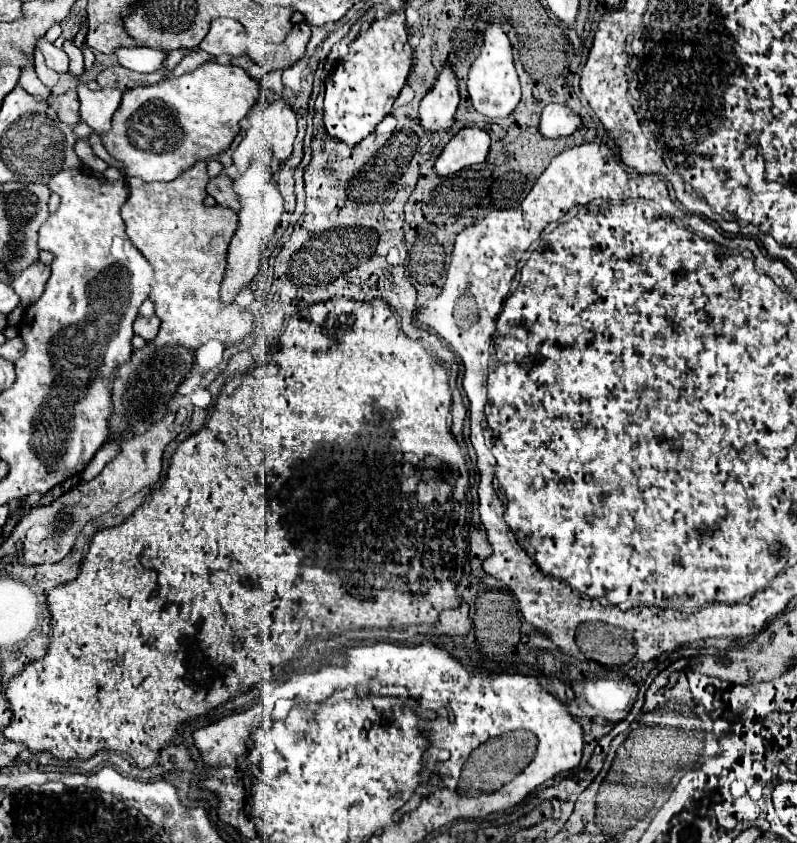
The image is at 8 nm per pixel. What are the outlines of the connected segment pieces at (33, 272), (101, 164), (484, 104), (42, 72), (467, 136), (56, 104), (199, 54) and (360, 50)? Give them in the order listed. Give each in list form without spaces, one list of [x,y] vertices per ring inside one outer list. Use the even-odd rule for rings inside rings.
[[[37,261],[35,265],[29,265],[23,273],[19,273],[15,277],[13,289],[21,297],[21,305],[23,307],[33,305],[41,297],[41,291],[45,289],[45,283],[47,283],[49,275],[51,275],[51,267],[43,265],[41,261]]]
[[[77,139],[77,143],[75,143],[75,153],[77,153],[77,157],[79,157],[89,169],[93,169],[93,171],[97,171],[97,173],[103,173],[103,171],[105,171],[107,163],[93,153],[93,149],[91,149],[89,143]]]
[[[491,23],[489,29],[483,33],[481,55],[471,65],[467,85],[469,85],[471,103],[481,115],[485,115],[489,119],[505,119],[515,111],[515,107],[521,99],[521,85],[519,85],[517,71],[513,67],[511,43],[509,43],[507,35],[503,33],[501,25]]]
[[[35,51],[35,73],[37,73],[37,77],[41,79],[41,83],[47,85],[49,89],[51,89],[51,87],[57,83],[57,79],[59,79],[59,75],[45,65],[45,59],[43,59],[43,53],[41,53],[41,51]]]
[[[463,127],[443,149],[435,163],[439,175],[451,175],[465,167],[483,163],[489,153],[491,137],[479,127]]]
[[[69,91],[65,95],[51,95],[49,101],[47,101],[53,109],[57,109],[57,115],[63,123],[67,125],[77,125],[81,119],[79,119],[79,101],[77,101],[77,93],[75,91]]]
[[[194,50],[193,53],[185,56],[182,61],[172,71],[173,76],[181,76],[189,71],[195,70],[204,63],[204,60],[211,59],[212,56],[203,50]]]
[[[405,5],[395,15],[373,21],[371,27],[349,45],[349,55],[333,69],[331,81],[325,81],[325,127],[331,137],[351,147],[377,127],[405,87],[413,65],[413,49],[409,45],[403,11]]]

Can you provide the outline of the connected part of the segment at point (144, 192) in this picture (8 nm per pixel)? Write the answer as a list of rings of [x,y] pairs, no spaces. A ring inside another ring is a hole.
[[[203,161],[187,169],[181,177],[177,177],[171,183],[147,183],[137,177],[127,179],[129,199],[121,207],[121,217],[127,225],[129,239],[151,263],[157,281],[149,295],[149,299],[155,301],[155,311],[157,317],[161,319],[161,331],[151,341],[155,347],[179,343],[195,351],[201,345],[205,345],[209,339],[221,339],[225,345],[233,345],[253,329],[253,315],[245,307],[237,307],[237,303],[231,303],[229,307],[219,305],[221,281],[225,277],[227,247],[239,227],[239,219],[233,209],[203,205],[203,199],[207,197],[205,191],[207,181],[209,175],[207,175],[207,165]]]

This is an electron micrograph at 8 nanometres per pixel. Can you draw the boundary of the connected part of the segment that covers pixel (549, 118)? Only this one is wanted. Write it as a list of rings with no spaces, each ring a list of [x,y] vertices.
[[[549,103],[543,109],[539,131],[545,137],[565,137],[565,135],[577,133],[581,127],[583,127],[583,123],[581,123],[581,117],[577,113],[573,113],[565,105]]]

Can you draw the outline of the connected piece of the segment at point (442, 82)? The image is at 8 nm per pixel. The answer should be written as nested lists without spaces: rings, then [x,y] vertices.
[[[445,63],[445,69],[439,71],[435,87],[419,103],[419,125],[429,133],[449,131],[455,123],[457,105],[457,79],[453,77],[451,65]]]

